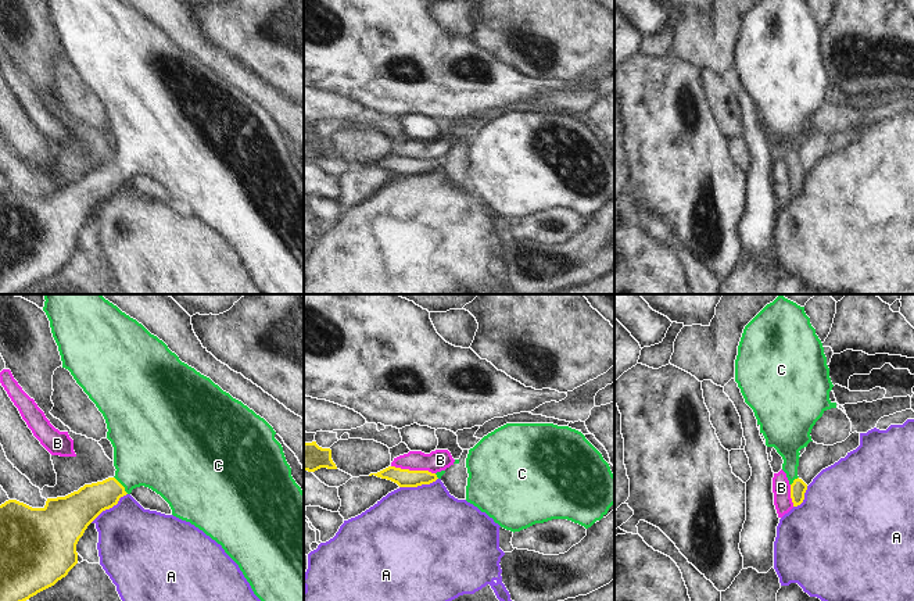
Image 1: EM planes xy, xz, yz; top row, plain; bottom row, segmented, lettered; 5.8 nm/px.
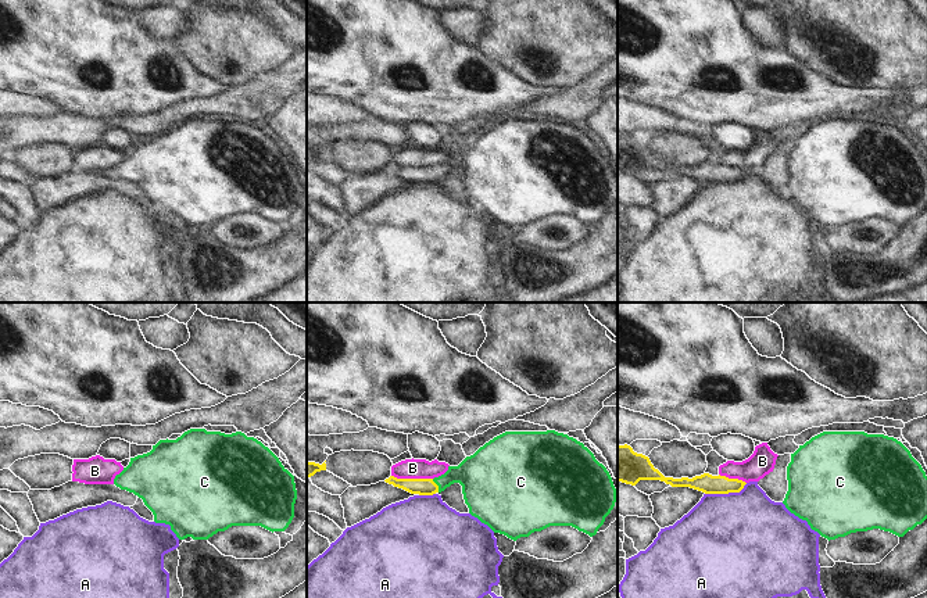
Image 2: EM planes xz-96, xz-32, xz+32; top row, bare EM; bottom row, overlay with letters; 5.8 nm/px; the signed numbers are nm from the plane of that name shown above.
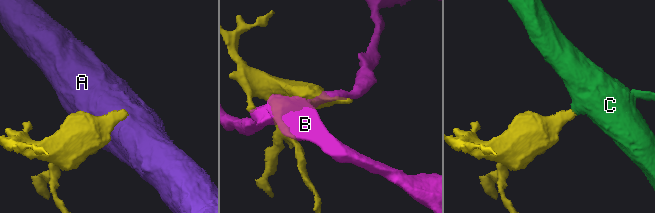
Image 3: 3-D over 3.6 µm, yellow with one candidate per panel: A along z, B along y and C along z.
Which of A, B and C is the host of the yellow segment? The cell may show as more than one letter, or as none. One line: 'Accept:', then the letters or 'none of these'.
Accept: C

